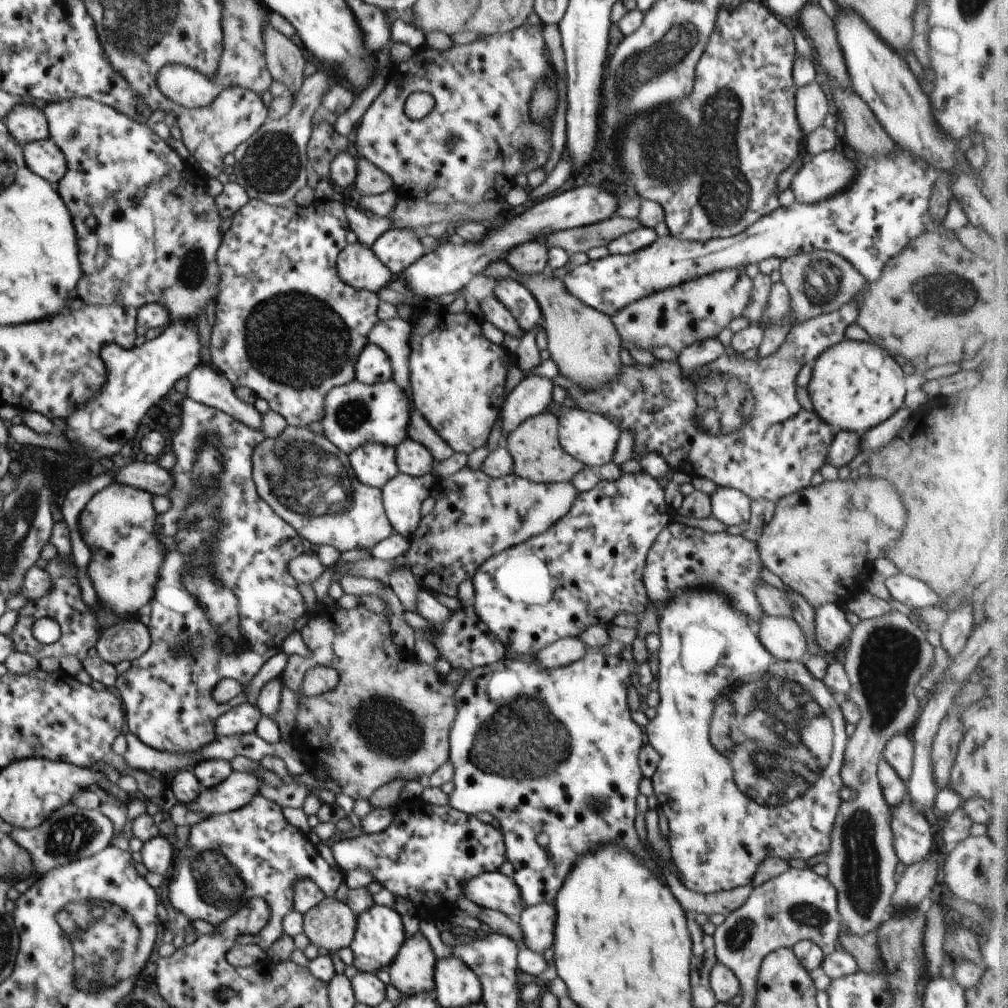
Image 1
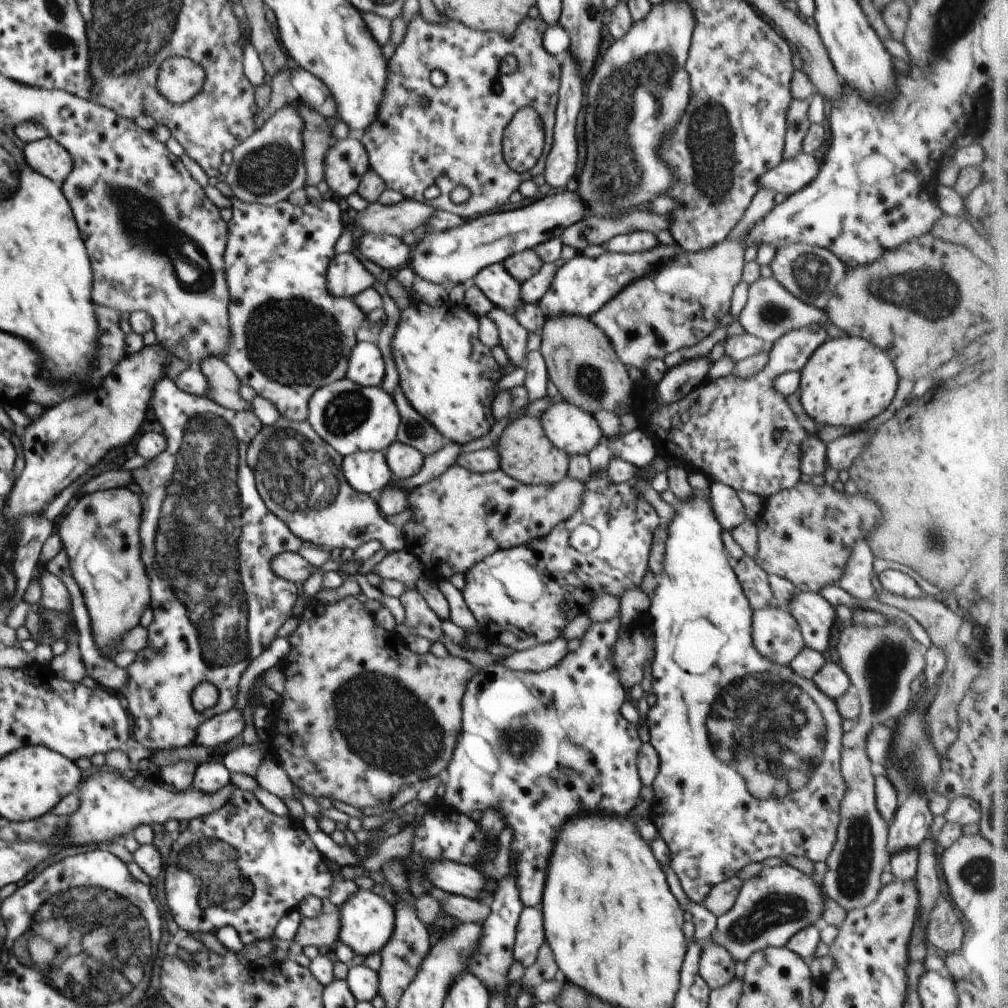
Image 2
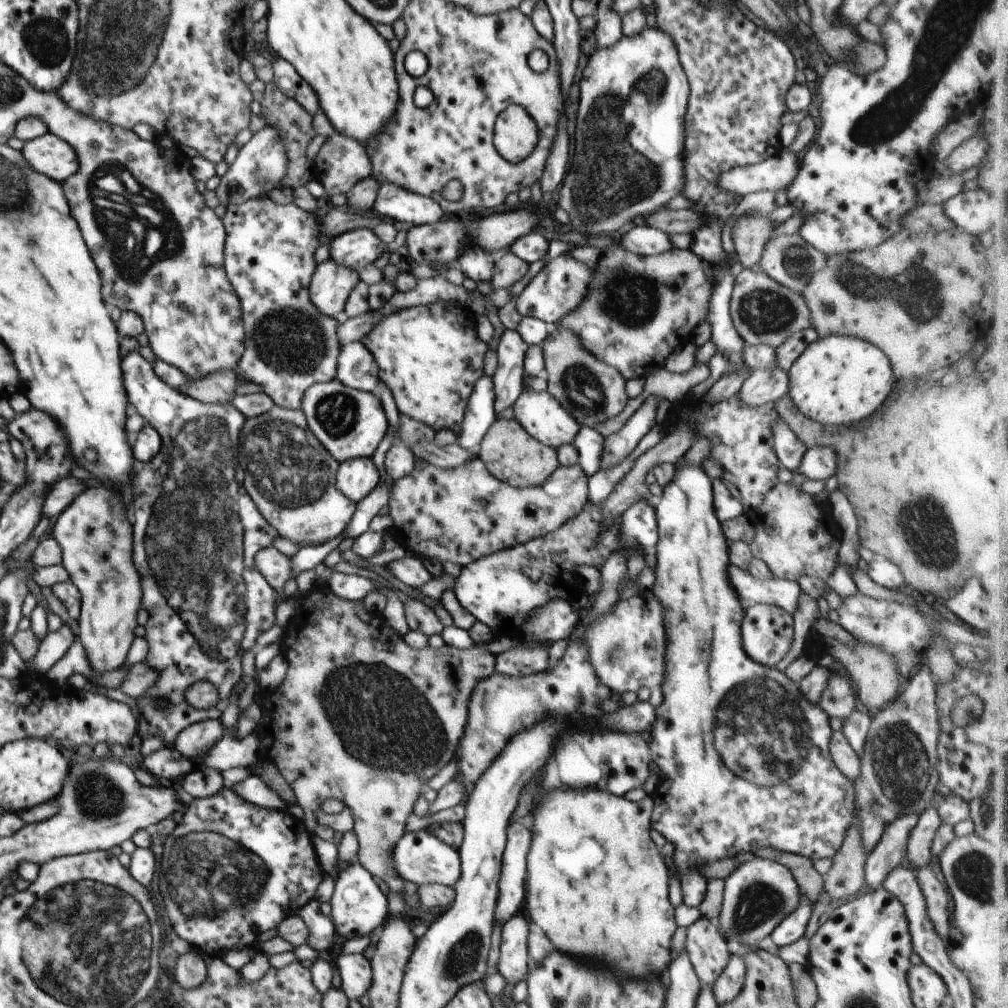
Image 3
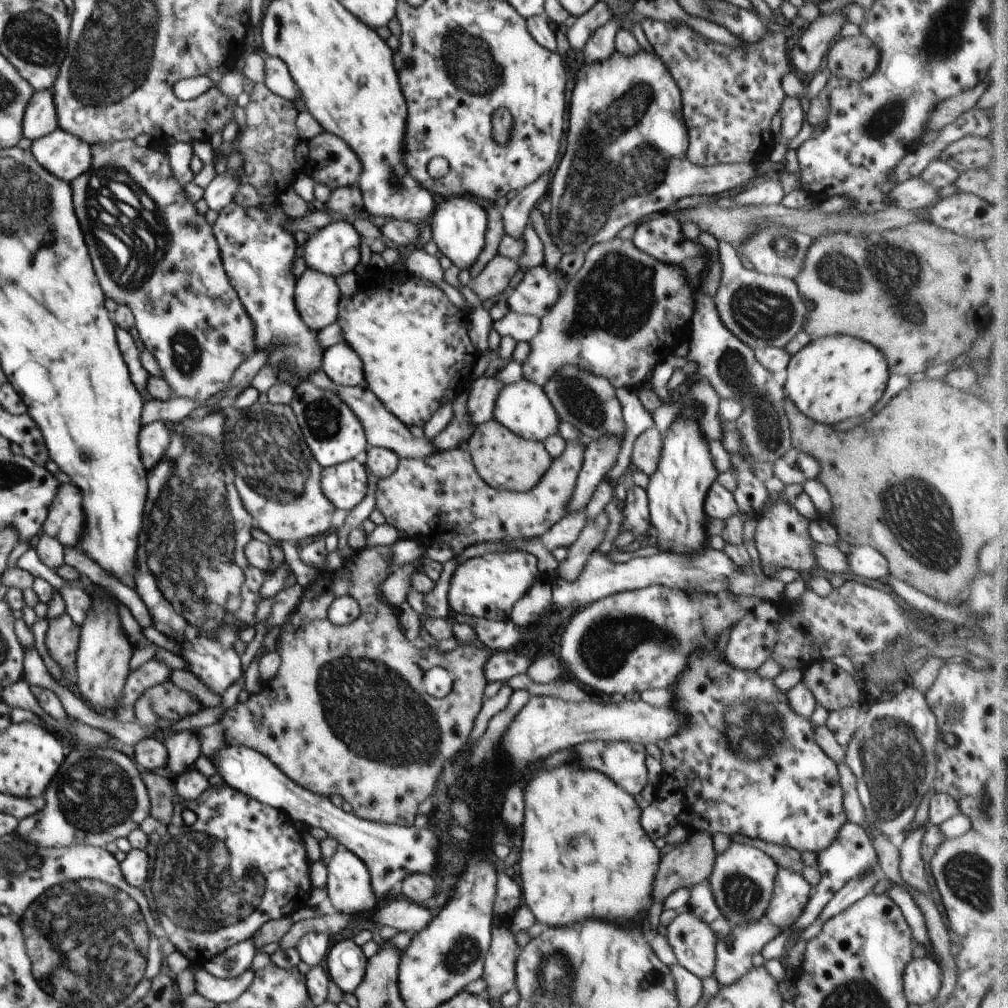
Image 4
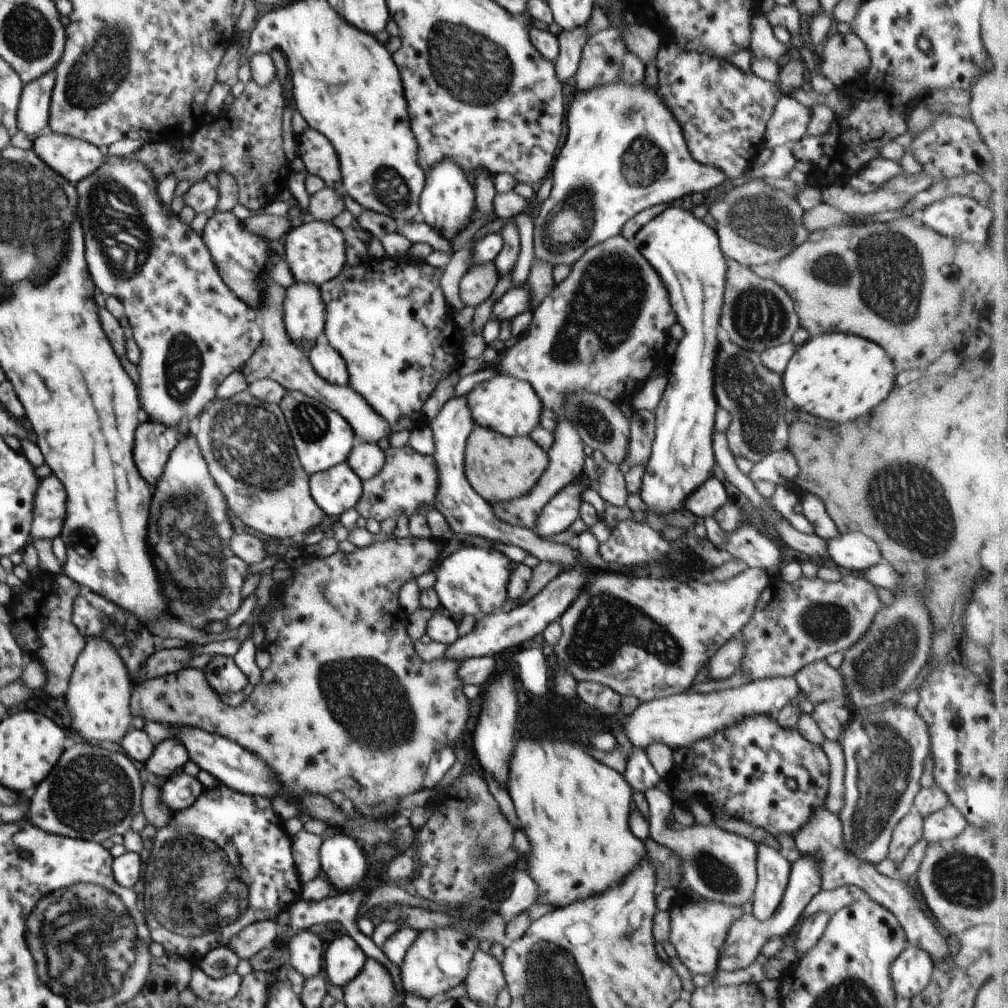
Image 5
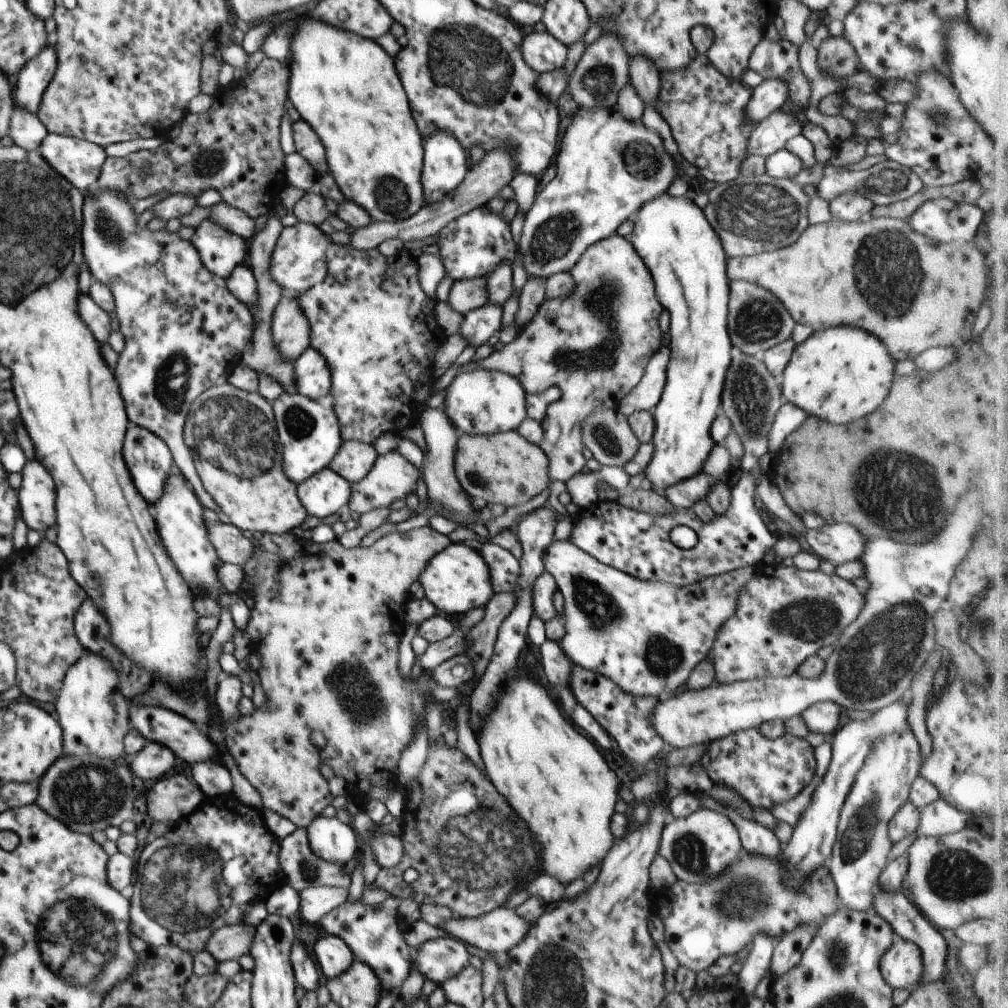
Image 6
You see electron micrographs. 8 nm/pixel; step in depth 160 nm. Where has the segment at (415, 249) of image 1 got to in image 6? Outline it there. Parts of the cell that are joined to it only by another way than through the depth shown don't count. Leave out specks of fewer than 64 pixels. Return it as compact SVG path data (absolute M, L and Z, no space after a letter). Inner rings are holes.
M298 221L294 226L285 227L272 253L270 272L272 278L283 288L284 293L302 295L310 287L321 283L327 275L327 248L334 244L330 235L321 226Z

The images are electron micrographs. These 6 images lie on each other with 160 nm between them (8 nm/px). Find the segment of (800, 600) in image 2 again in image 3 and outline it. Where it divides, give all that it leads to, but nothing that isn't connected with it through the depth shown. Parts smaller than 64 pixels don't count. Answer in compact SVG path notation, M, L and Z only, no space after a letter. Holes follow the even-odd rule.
M732 564L729 566L729 579L740 599L776 605L791 615L798 610L798 600L803 592L798 581L776 578L760 580Z

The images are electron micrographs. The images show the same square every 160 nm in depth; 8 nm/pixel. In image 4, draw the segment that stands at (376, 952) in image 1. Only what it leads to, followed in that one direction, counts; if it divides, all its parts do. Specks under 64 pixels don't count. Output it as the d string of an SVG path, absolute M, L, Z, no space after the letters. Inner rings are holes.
M340 846L327 863L326 892L338 913L363 917L377 909L371 876L361 858Z

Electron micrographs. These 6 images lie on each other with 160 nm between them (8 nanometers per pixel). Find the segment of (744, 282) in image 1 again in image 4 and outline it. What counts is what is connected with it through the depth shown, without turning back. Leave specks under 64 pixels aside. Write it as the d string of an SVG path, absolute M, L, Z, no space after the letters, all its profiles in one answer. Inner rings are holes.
M616 236L609 241L590 245L585 254L582 268L576 272L574 278L569 279L565 289L561 292L560 298L554 303L554 306L551 306L546 316L540 319L541 325L538 334L528 343L531 346L531 351L527 361L522 363L524 378L543 387L550 380L550 377L557 373L562 366L573 364L592 374L606 377L616 389L620 387L639 389L650 378L653 368L658 363L664 362L668 356L672 356L676 345L688 337L694 311L694 293L691 284L687 281L683 270L678 265L657 261L654 257L636 248L632 241L625 241Z

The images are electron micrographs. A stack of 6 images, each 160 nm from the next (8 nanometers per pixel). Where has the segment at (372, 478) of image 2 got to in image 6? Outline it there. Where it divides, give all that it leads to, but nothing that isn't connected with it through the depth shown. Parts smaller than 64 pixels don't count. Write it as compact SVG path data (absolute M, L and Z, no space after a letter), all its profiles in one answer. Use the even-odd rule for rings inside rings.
M330 467L309 476L297 486L297 496L307 514L332 520L342 506L349 503L352 494L351 482Z

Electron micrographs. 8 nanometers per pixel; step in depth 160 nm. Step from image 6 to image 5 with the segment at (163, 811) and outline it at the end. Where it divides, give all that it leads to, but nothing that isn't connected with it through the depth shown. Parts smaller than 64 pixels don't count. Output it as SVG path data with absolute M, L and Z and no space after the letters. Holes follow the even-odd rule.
M183 770L161 781L160 787L162 802L172 813L192 806L205 789L197 776L186 774Z

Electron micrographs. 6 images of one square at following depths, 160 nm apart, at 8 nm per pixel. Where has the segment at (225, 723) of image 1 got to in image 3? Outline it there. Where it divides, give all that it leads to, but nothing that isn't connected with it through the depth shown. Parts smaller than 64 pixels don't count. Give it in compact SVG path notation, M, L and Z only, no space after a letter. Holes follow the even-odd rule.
M220 719L198 721L178 735L175 748L189 759L204 757L224 735L225 728Z

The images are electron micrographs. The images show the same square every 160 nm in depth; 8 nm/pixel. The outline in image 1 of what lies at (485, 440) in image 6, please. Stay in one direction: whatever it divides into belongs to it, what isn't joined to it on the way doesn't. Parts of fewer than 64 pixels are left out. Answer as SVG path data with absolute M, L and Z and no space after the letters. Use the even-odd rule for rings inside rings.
M551 411L524 420L507 436L504 444L512 455L514 474L535 483L568 482L584 468L583 462L568 454L559 443L559 418Z

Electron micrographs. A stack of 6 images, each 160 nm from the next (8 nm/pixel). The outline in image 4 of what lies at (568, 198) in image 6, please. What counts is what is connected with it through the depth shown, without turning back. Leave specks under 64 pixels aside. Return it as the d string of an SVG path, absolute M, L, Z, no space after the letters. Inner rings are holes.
M642 47L630 56L616 50L606 60L586 63L579 69L568 126L566 153L554 172L548 192L552 210L547 229L563 254L571 250L586 253L590 245L613 239L629 224L639 224L654 212L666 214L681 198L692 195L719 198L729 190L761 178L757 176L757 163L718 163L701 167L689 161L689 136L680 87L664 61Z

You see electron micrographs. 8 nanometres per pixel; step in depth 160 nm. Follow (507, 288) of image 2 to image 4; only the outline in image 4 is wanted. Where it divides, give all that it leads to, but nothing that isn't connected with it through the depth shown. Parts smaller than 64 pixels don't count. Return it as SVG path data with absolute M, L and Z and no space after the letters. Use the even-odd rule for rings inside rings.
M469 196L437 198L437 208L429 218L433 241L440 252L460 270L470 270L485 245L487 212L483 204Z

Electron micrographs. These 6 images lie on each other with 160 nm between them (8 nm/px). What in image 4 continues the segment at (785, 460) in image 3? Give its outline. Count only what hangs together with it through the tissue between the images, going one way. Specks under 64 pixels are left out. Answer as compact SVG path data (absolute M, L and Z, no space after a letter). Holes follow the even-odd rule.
M702 231L696 242L702 244L706 251L711 255L709 269L701 276L701 283L697 291L693 294L694 311L689 328L689 354L686 359L694 360L698 364L697 371L699 377L708 379L709 383L715 388L715 391L722 399L735 398L741 400L744 407L743 413L736 420L737 431L741 434L740 440L743 442L743 453L754 457L759 462L775 463L779 458L786 454L787 450L793 448L791 445L791 430L789 429L789 420L785 413L783 404L786 397L783 385L774 374L768 372L755 357L755 350L751 349L745 342L742 342L737 336L734 336L719 317L717 306L714 302L714 295L718 292L721 283L722 265L719 261L719 240L710 233Z

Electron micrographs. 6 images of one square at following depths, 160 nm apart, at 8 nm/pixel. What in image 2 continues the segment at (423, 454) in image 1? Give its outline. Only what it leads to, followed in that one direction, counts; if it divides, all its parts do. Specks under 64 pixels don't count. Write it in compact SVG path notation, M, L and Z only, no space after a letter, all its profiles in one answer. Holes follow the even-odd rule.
M396 440L386 449L385 457L393 478L406 480L421 471L425 455L413 446Z

